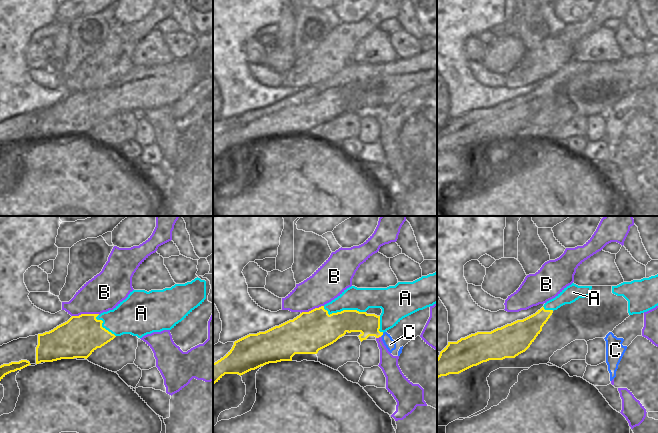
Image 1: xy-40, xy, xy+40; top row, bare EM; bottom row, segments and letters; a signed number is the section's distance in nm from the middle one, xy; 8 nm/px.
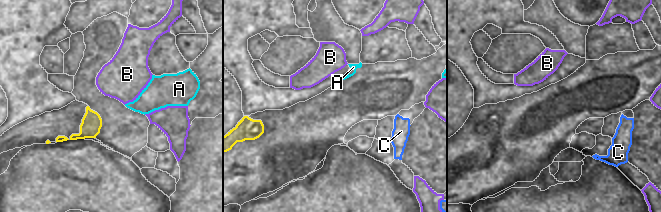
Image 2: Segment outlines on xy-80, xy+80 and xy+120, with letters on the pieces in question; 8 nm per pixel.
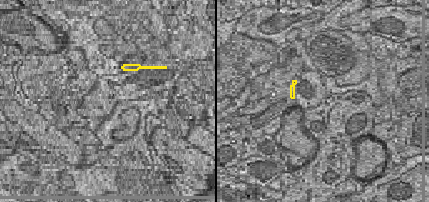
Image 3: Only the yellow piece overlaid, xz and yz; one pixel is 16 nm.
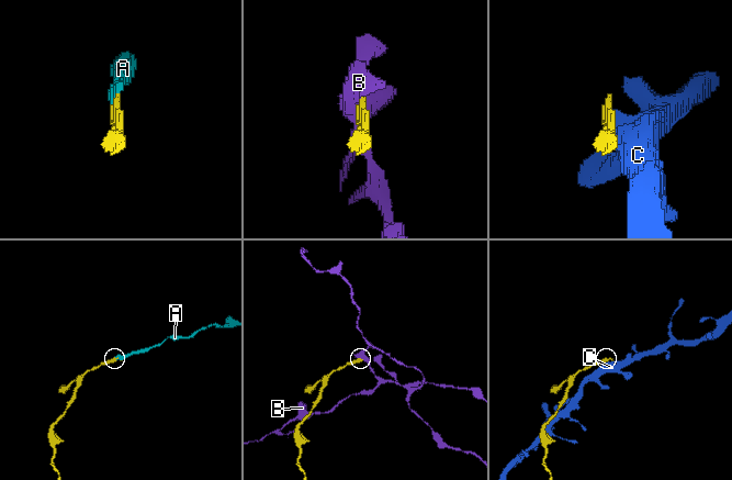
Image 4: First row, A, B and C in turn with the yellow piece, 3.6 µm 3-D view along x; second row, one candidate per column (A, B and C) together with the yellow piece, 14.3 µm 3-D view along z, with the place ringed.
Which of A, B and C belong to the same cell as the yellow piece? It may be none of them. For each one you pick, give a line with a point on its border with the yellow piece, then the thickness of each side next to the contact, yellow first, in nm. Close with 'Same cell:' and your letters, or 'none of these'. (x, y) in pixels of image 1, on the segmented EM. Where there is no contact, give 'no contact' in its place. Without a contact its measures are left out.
A: contact xy (343, 310); calibres 280 and 190 nm
Same cell: A

